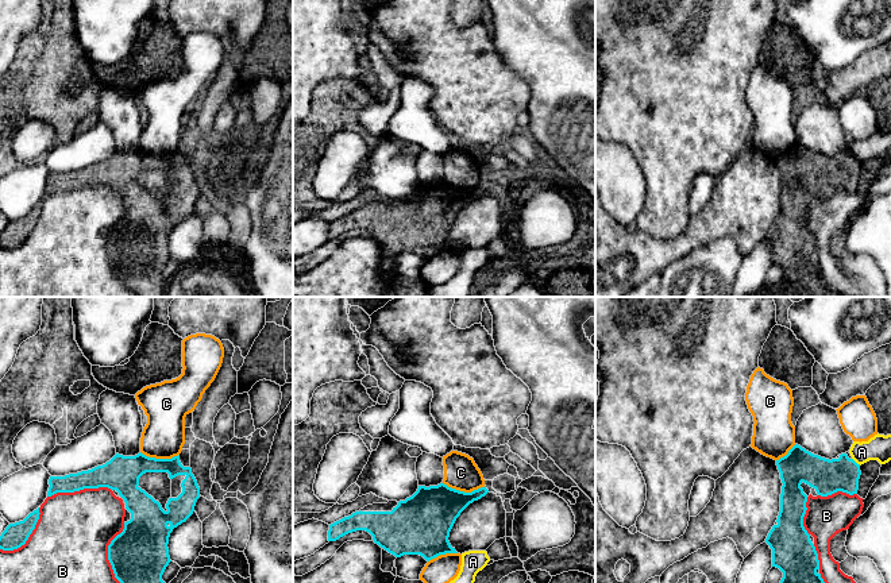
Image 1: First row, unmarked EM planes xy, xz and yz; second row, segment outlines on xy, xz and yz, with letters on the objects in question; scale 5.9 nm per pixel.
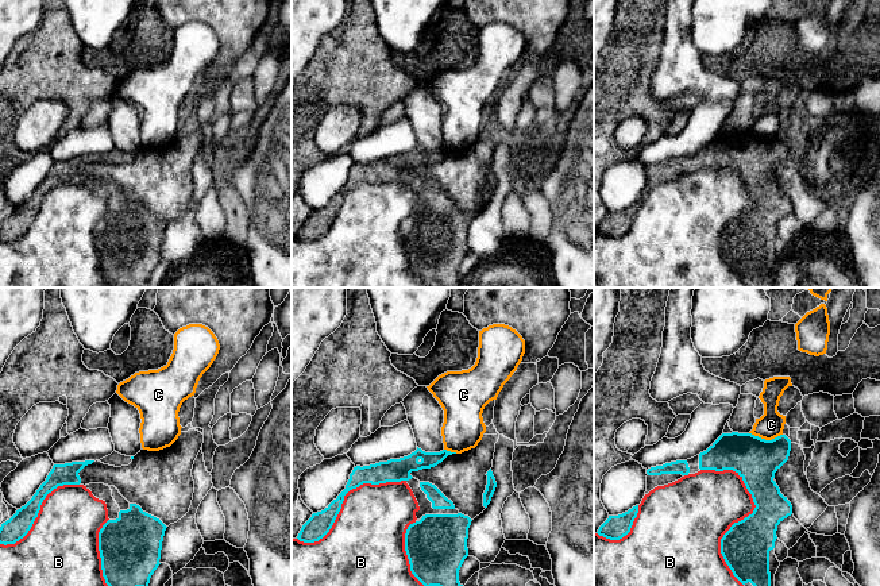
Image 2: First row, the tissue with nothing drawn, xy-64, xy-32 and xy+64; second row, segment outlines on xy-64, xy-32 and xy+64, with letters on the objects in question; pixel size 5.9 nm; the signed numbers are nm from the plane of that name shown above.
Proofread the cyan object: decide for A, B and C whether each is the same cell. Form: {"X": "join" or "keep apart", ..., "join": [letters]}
{"A": "keep apart", "B": "keep apart", "C": "keep apart", "join": []}

